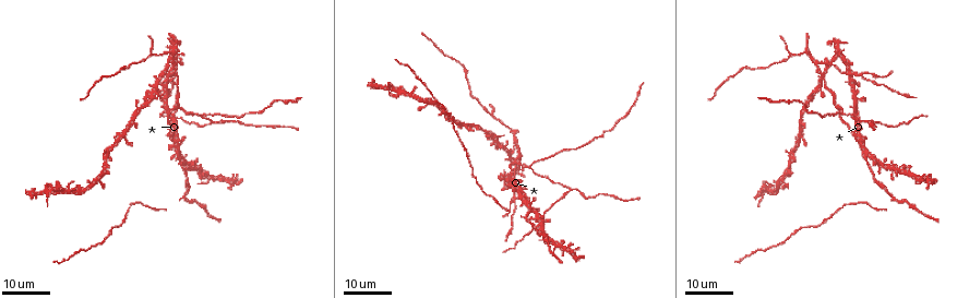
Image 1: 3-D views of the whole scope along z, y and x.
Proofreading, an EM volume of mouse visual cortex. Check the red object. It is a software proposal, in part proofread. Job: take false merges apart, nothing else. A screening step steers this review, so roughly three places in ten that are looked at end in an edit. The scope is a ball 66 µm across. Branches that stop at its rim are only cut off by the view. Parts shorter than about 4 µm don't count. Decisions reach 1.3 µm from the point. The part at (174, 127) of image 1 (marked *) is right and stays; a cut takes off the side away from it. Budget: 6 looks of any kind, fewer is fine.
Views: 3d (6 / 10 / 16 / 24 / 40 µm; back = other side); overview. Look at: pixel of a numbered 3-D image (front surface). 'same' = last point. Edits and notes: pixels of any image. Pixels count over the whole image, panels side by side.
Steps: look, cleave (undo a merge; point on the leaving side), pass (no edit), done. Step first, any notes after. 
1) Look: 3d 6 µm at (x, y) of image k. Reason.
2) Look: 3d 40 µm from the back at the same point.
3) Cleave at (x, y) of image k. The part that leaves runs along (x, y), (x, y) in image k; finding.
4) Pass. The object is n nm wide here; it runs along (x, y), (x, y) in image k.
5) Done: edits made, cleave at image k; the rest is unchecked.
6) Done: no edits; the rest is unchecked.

Look: 3d 16 µm at (851, 73) of image 1.

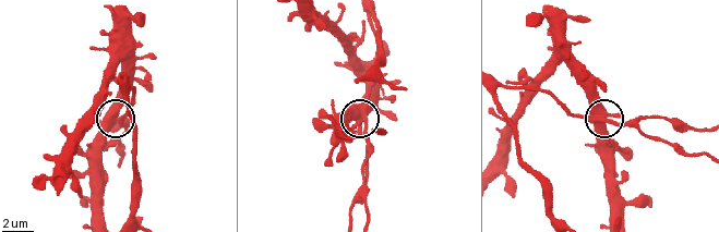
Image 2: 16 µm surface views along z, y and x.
Look: 3d 6 µm at (610, 116) of image 2. Zoom in.

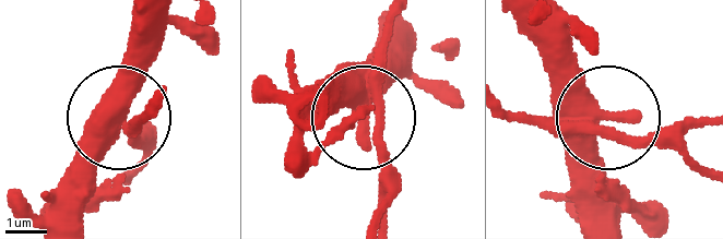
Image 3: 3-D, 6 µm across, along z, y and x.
Pass. The object is 430 nm wide here; all the same neuron.

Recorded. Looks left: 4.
Look: 3d 16 µm at (514, 149) of image 1. Two arms in line, one across.

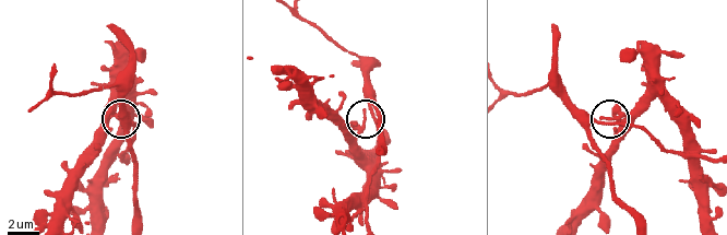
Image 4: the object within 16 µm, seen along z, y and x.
Look: 3d 6 µm at (365, 119) of image 4.

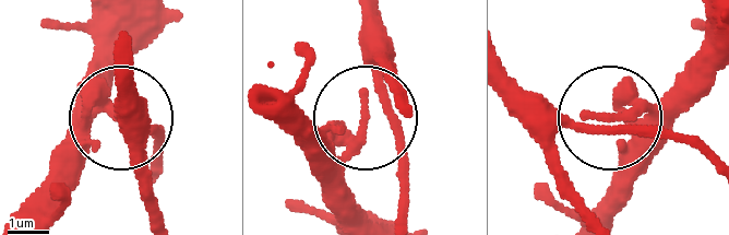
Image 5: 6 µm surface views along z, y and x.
Pass. It runs along (705, 160), (673, 139), (611, 128), (608, 117), (510, 110) in image 5; continuous, no second neuron.

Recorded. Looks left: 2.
Look: 3d 16 µm at (870, 155) of image 1. Three arms meet.

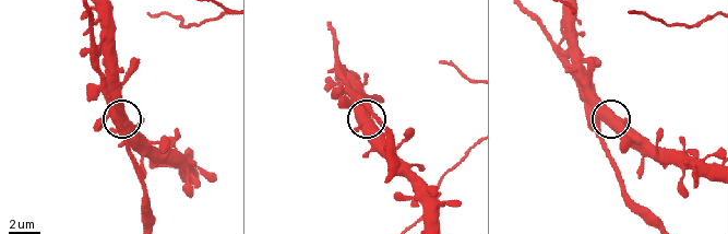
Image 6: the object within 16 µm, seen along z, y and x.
Look: 3d 10 µm at (605, 121) of image 6. Zoom in.

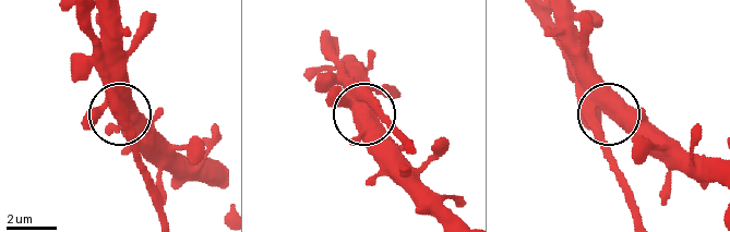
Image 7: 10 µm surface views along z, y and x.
Pass. It runs along (98, 12), (100, 74), (109, 99), (155, 147) in image 7; all the same neuron.

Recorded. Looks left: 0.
Done: no edits; the rest is unchecked.

